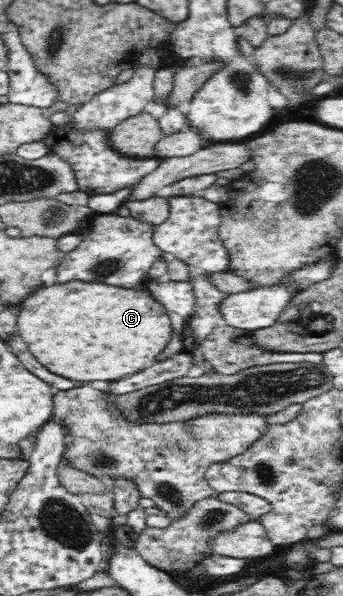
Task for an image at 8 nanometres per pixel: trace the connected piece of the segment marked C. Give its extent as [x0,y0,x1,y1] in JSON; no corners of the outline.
[17,281,174,383]

